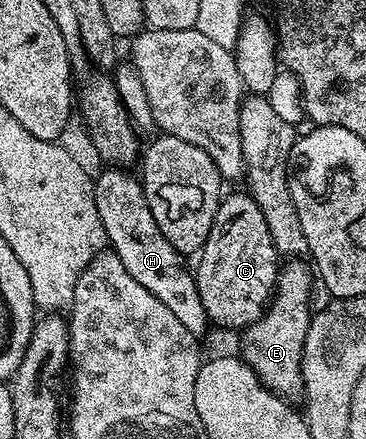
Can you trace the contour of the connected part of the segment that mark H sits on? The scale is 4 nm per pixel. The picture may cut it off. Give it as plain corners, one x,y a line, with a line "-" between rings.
109,166
104,170
106,172
101,177
96,177
95,180
94,200
99,221
102,222
106,234
108,247
119,258
119,262
123,262
123,266
127,266
127,274
131,274
131,278
135,278
135,282
139,282
139,286
151,290
151,294
155,294
155,298
159,298
163,302
163,306
167,306
167,310
171,310
171,314
175,314
175,318
179,318
179,323
187,326
187,330
191,330
193,336
204,337
204,332
211,328
211,321
203,310
203,302
199,298
197,277
191,271
190,265
189,268
185,265
186,257
177,252
175,246
171,246
171,242
167,242
167,238
163,238
163,230
159,230
159,225
155,222
155,218
151,214
151,206
147,206
145,190
140,179
134,173
133,176
129,173
132,171
122,170
117,166

